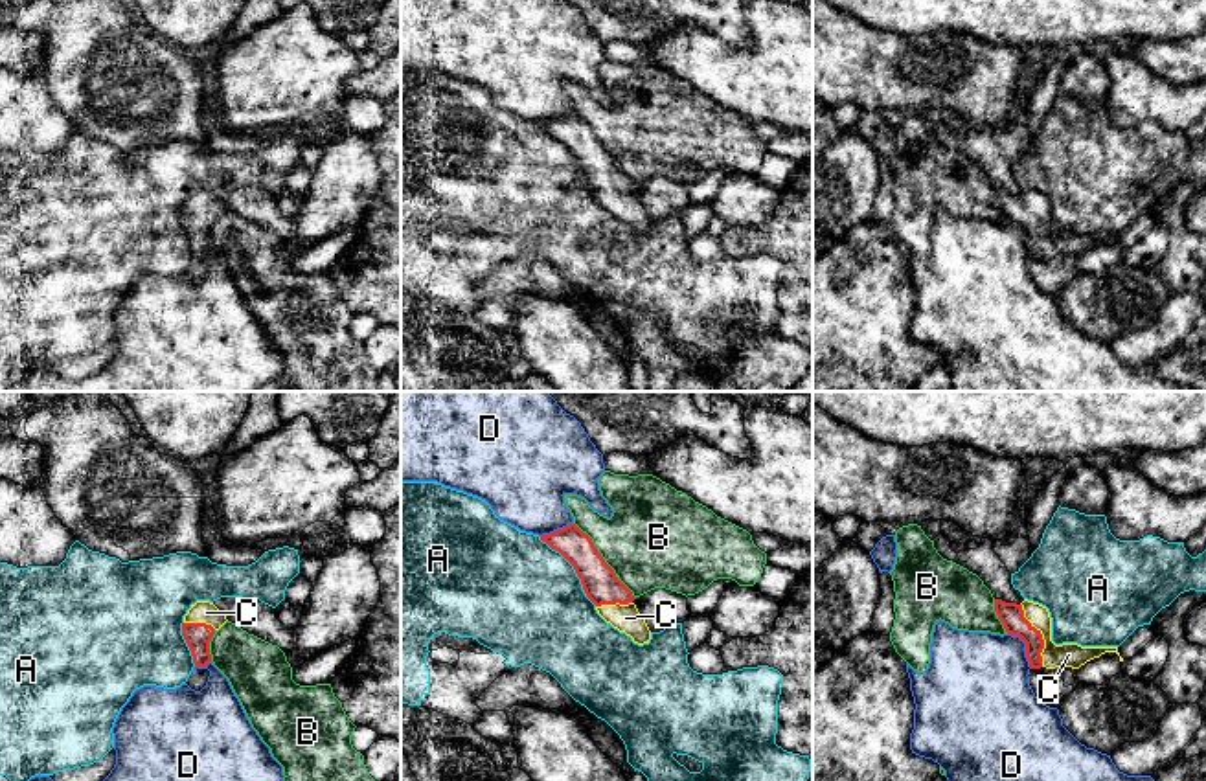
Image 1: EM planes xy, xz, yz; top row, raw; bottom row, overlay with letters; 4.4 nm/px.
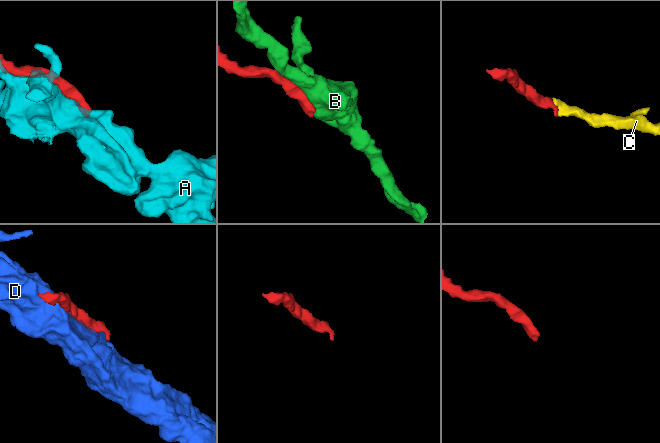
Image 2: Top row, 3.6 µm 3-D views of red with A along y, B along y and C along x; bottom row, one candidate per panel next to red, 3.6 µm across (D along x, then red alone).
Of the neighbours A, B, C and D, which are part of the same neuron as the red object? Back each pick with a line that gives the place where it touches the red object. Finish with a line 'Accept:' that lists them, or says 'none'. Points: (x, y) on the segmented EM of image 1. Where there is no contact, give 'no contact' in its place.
C: meets red in yz at (1041, 634)
Accept: C

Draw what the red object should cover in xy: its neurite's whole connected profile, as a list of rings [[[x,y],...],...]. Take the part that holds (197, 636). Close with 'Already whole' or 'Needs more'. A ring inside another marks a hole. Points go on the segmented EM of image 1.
[[[197,601],[184,616],[182,636],[197,667],[211,662],[210,641],[226,621],[226,616],[210,601]]]. Needs more

